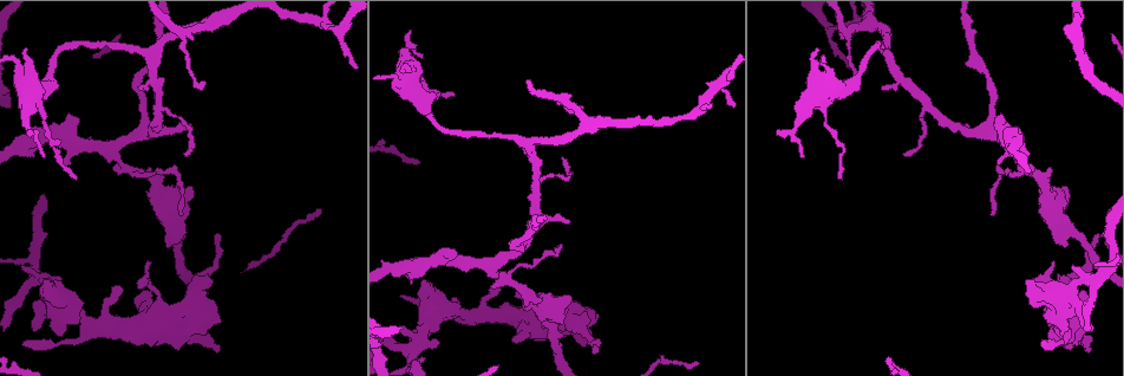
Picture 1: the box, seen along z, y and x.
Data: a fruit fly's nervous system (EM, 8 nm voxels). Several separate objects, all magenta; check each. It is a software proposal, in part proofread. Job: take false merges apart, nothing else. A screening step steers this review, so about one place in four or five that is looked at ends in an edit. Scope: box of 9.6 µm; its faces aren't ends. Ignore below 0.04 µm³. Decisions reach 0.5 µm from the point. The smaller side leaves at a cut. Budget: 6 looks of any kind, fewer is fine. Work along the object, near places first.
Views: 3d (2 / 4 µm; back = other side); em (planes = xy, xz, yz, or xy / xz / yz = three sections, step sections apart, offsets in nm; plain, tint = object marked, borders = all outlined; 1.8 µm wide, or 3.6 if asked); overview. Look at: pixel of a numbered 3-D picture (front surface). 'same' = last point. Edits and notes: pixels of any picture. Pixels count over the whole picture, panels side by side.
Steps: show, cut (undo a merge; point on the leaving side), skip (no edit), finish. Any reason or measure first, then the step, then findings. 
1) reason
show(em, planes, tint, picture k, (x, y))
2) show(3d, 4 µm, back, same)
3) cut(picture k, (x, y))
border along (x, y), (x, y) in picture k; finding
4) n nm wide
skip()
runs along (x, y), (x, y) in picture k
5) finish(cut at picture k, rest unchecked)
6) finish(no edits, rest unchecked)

sudden change in width
show(3d, 4 µm, picture 1, (166, 192))

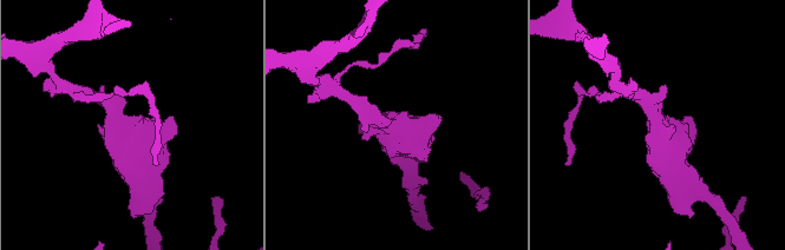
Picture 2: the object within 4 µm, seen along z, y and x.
now the EM
show(em, 3.6 µm, planes, borders, picture 2, (127, 130))

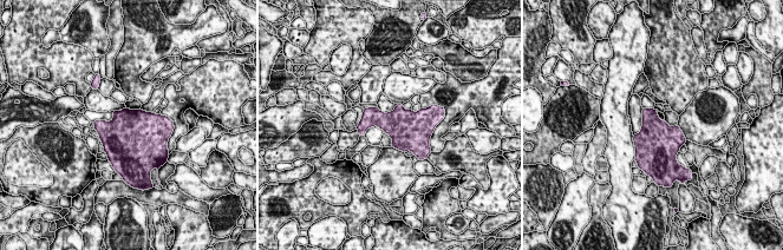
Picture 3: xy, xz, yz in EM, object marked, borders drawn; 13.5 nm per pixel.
skip()
continuous, no second neuron

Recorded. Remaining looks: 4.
calibre changes
show(3d, 4 µm, picture 1, (572, 313))

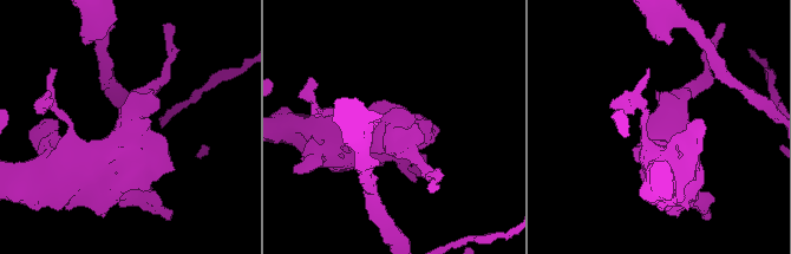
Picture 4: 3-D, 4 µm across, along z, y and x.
shape alone is not enough
show(em, 3.6 µm, planes, tint, picture 4, (129, 131))

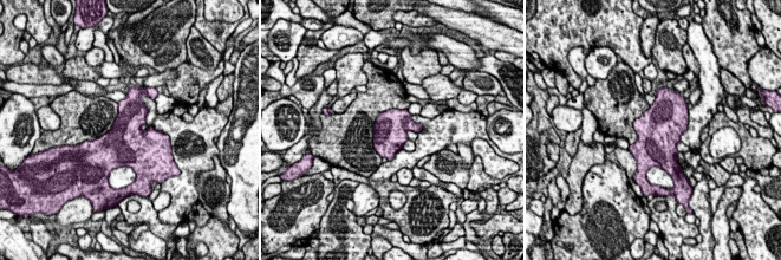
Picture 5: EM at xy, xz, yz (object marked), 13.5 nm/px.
460 nm wide
skip()
continuous, no second neuron

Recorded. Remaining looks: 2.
arms part here
show(em, 3.6 µm, xz, step 4, tint, picture 1, (427, 323))

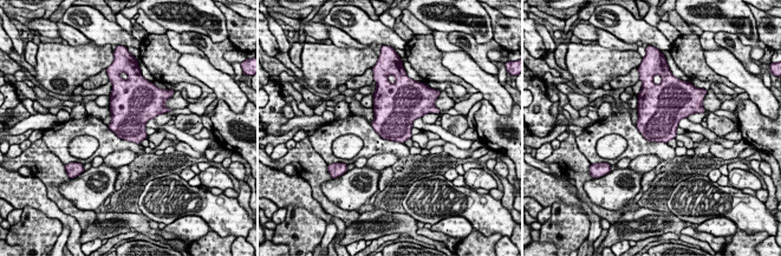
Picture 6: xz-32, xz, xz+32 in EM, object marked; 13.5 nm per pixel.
show(em, 3.6 µm, planes, tint, same)

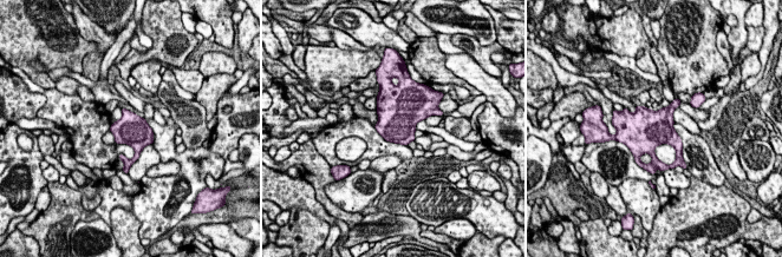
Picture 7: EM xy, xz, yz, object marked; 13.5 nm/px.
skip()
one neuron here

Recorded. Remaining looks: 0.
finish(no edits, rest unchecked)

